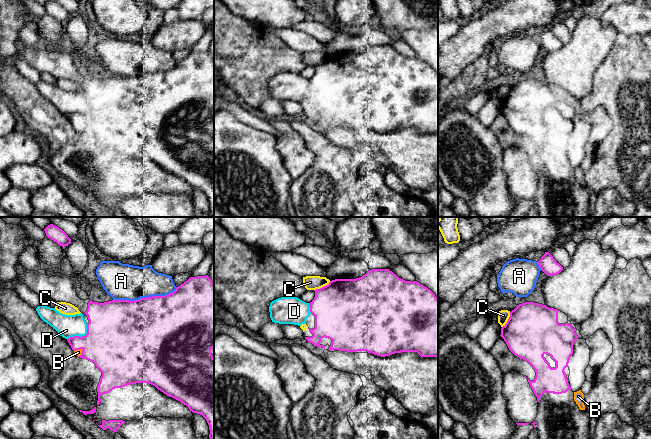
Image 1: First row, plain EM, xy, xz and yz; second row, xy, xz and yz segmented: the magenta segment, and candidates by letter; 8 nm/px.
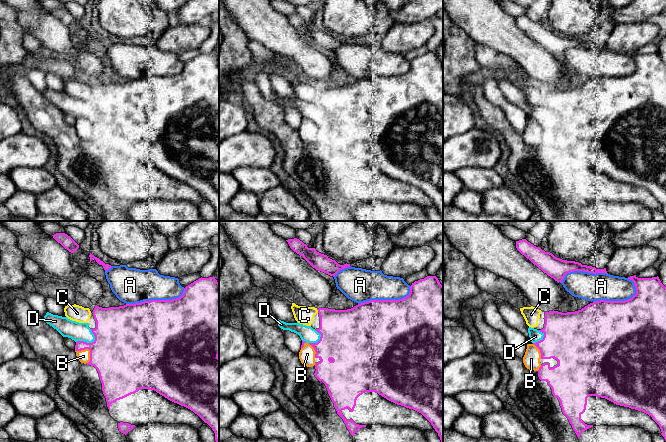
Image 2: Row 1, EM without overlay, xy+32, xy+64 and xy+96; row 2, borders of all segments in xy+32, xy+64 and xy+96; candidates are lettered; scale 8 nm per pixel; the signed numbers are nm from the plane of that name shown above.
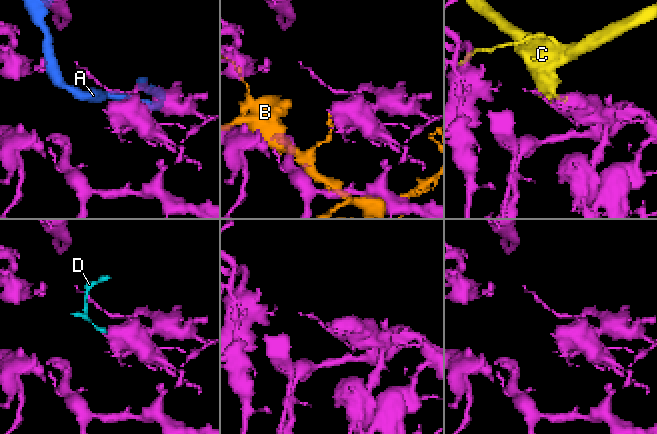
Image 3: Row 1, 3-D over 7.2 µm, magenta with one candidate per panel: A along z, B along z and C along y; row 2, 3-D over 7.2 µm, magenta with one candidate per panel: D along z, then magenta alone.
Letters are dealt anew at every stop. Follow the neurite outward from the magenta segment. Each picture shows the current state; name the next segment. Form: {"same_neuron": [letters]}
{"same_neuron": ["D"]}

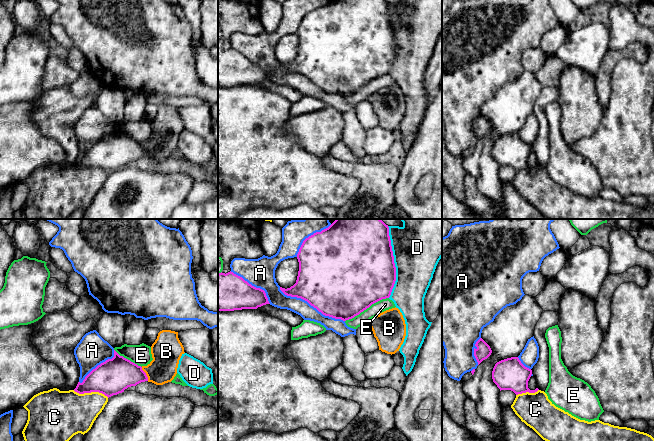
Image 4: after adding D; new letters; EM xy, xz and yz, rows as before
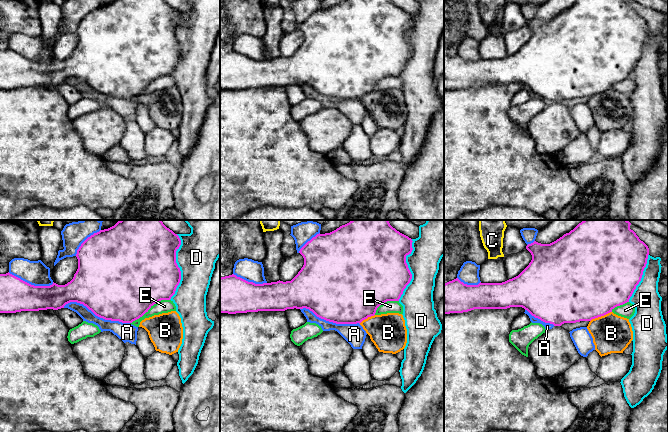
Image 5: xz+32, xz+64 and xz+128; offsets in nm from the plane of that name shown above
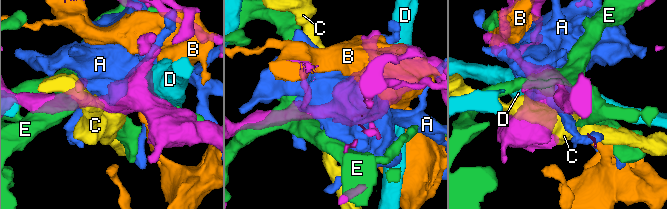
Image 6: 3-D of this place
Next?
{"same_neuron": []}

